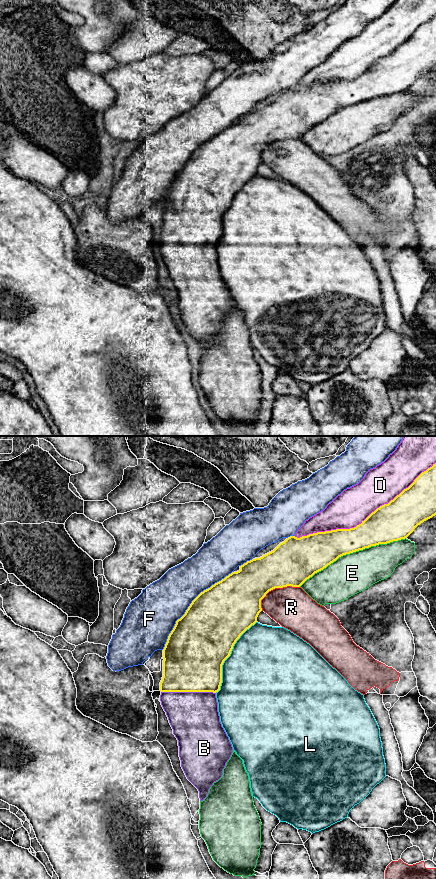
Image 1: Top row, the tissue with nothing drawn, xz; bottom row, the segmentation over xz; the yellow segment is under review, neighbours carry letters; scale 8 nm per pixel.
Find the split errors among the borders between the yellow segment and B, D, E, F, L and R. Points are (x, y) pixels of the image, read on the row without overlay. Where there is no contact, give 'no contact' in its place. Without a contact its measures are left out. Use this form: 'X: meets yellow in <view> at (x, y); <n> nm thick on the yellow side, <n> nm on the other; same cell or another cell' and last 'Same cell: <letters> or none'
B: meets yellow in xz at (188, 243); 460 nm thick on the yellow side, 400 nm on the other; same cell
D: meets yellow in xz at (365, 71); 300 nm thick on the yellow side, 280 nm on the other; another cell
E: meets yellow in xz at (352, 104); 280 nm thick on the yellow side, 320 nm on the other; another cell
F: meets yellow in xz at (190, 157); 480 nm thick on the yellow side, 360 nm on the other; another cell
L: meets yellow in xz at (228, 208); 500 nm thick on the yellow side, 500 nm on the other; another cell
R: meets yellow in xz at (274, 140); 360 nm thick on the yellow side, 320 nm on the other; another cell
Same cell: B

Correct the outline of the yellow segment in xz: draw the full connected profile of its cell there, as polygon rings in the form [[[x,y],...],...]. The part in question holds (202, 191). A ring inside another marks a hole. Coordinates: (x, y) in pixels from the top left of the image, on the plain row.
[[[436,15],[422,24],[414,34],[388,56],[372,64],[361,76],[350,81],[317,84],[297,90],[288,89],[273,103],[247,113],[240,122],[232,124],[221,133],[201,144],[190,156],[185,166],[176,173],[163,201],[163,229],[160,234],[160,253],[166,264],[173,286],[178,292],[181,319],[187,331],[198,341],[200,353],[209,345],[210,339],[223,327],[223,321],[233,305],[218,264],[216,245],[222,235],[222,217],[230,208],[240,188],[257,174],[262,163],[261,152],[275,141],[287,138],[300,139],[315,125],[323,122],[339,109],[371,98],[387,96],[407,90],[424,73],[436,67]]]

